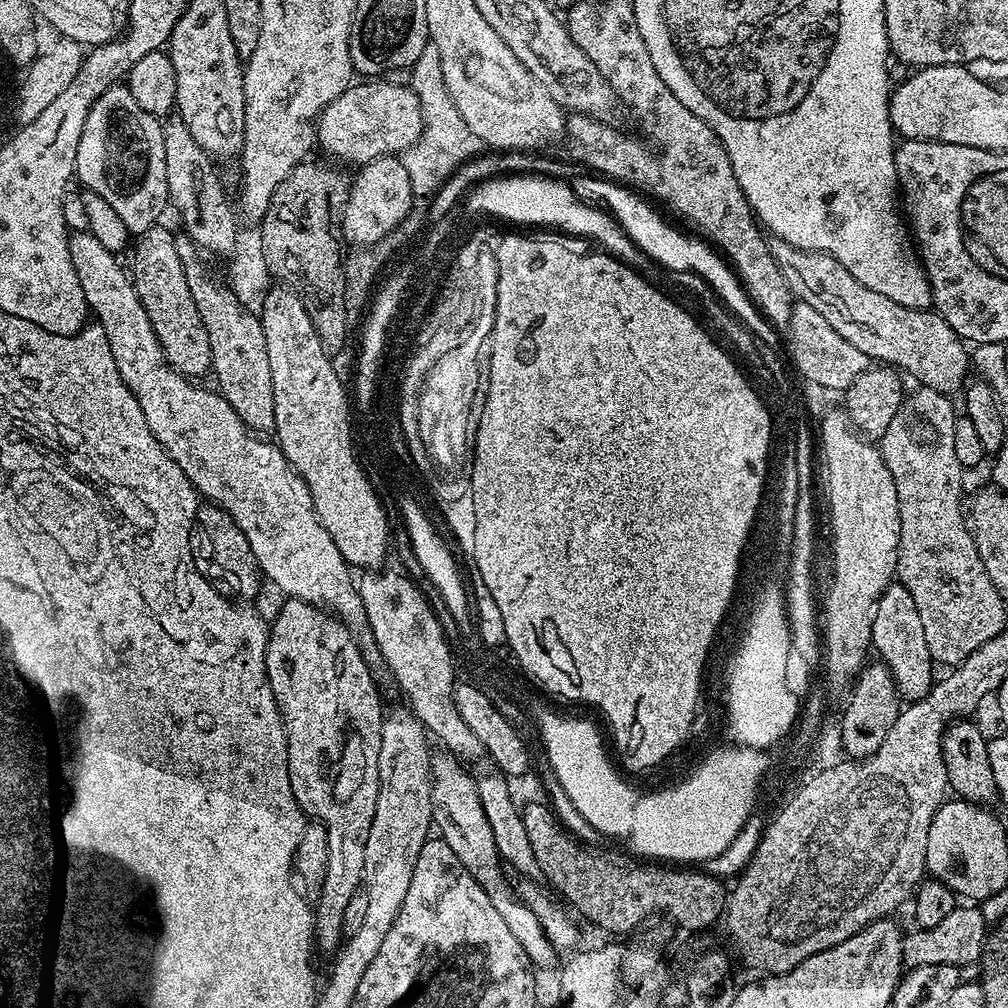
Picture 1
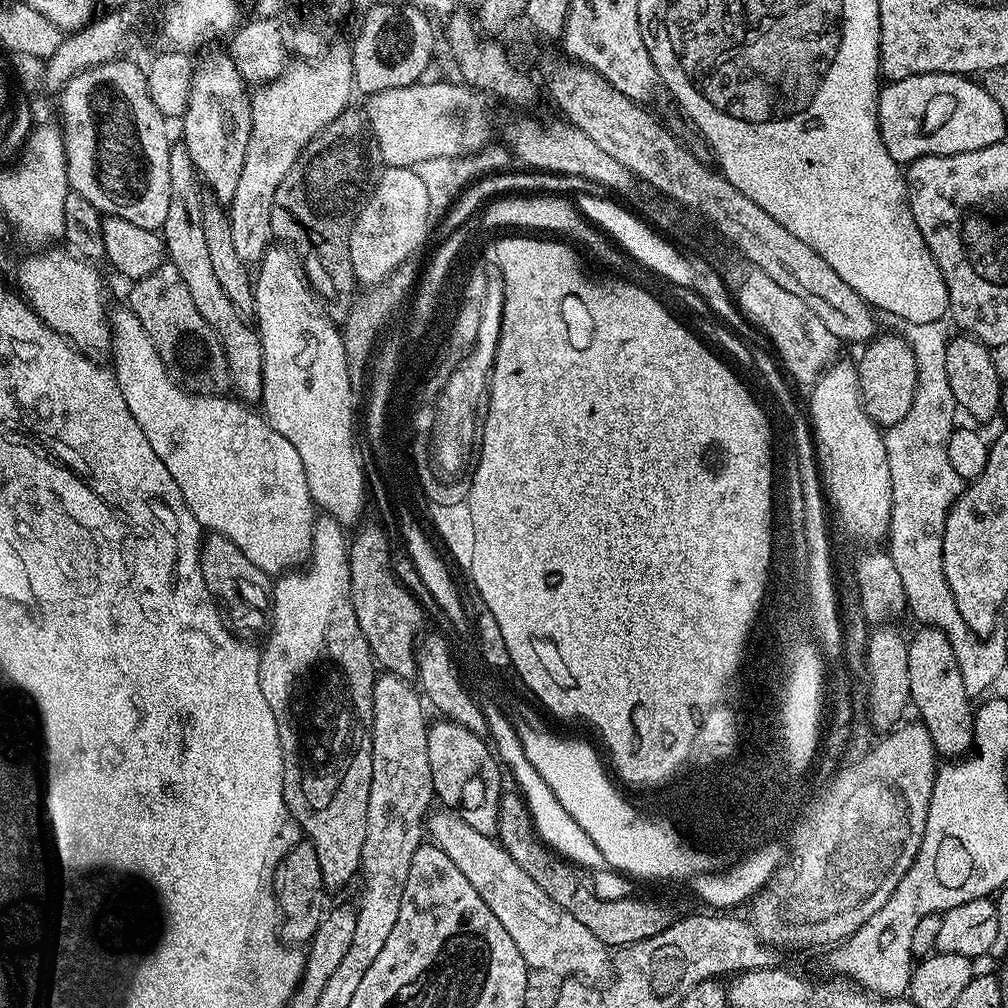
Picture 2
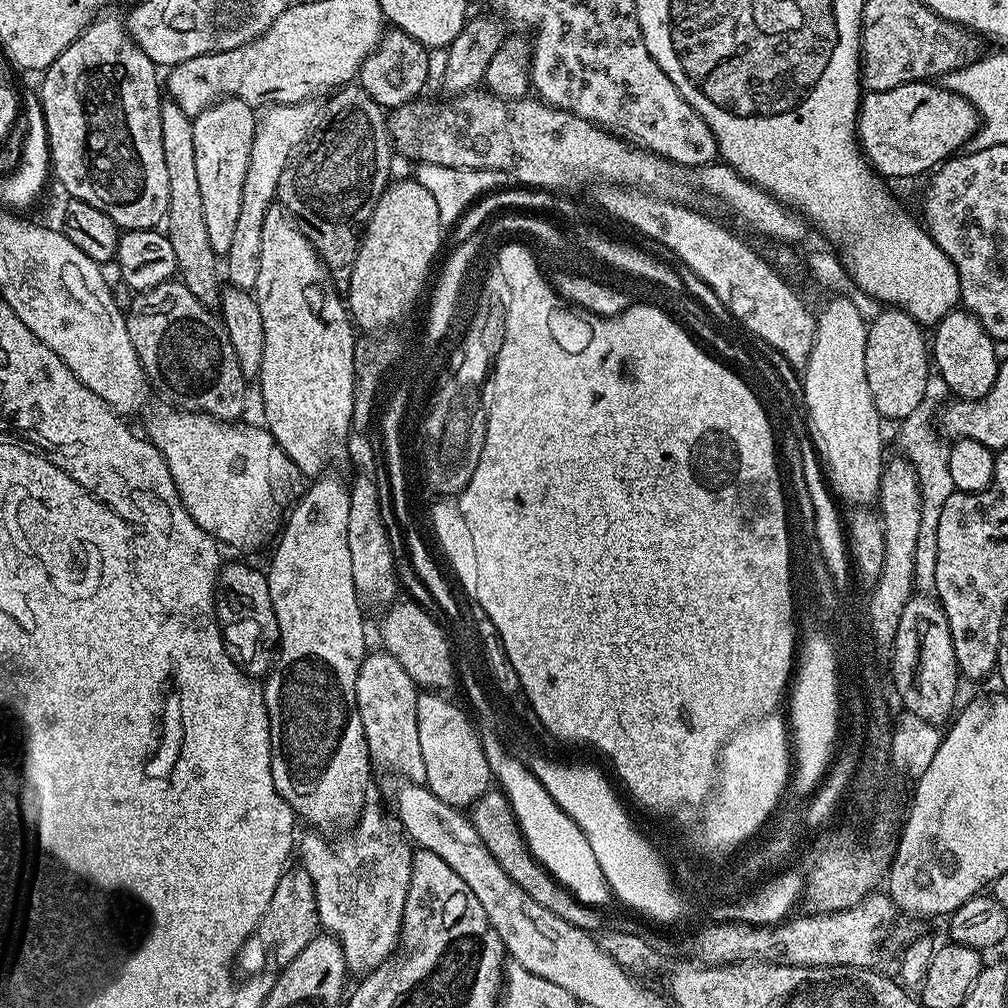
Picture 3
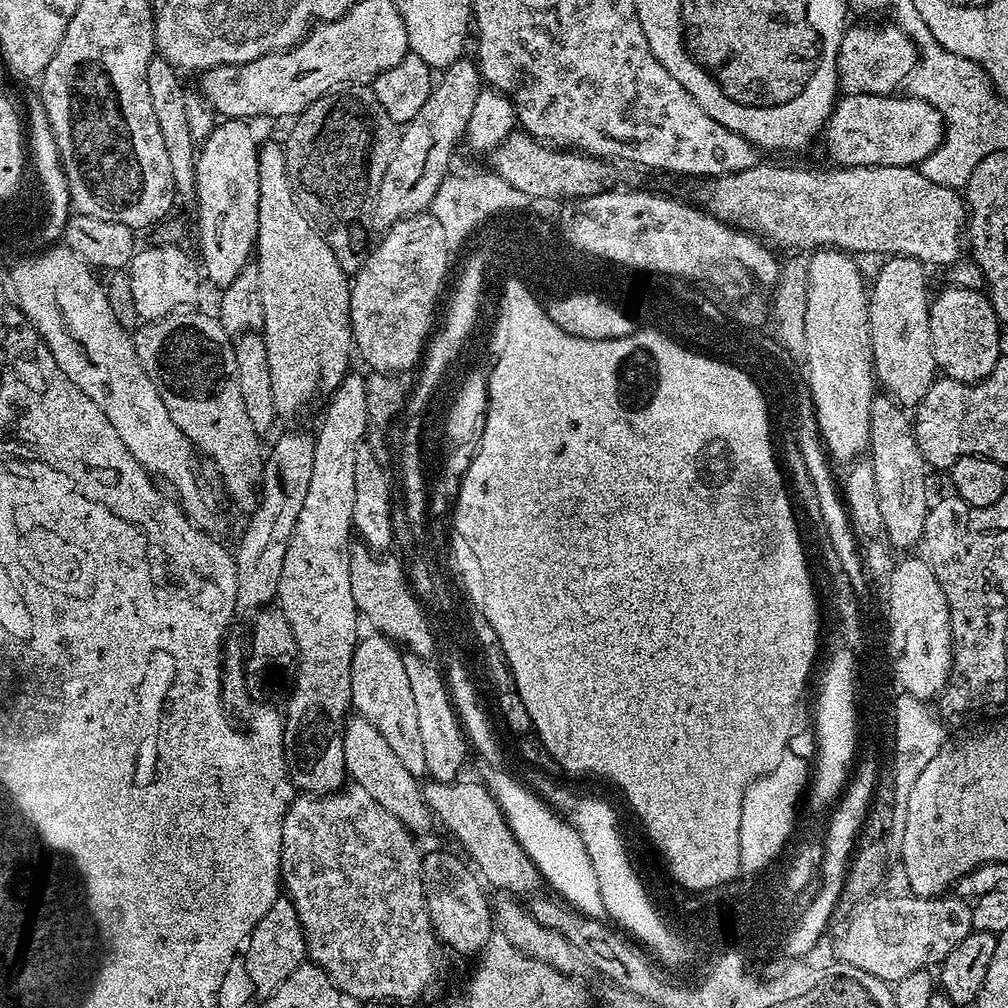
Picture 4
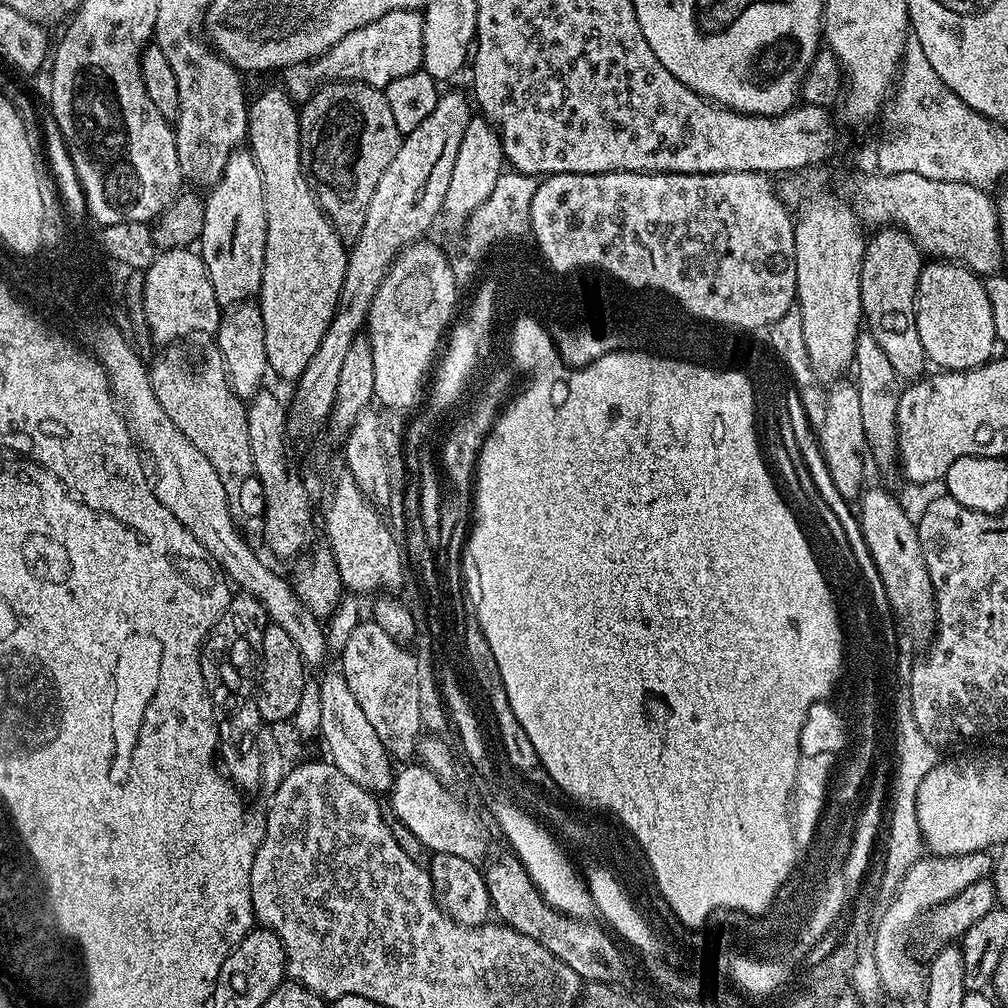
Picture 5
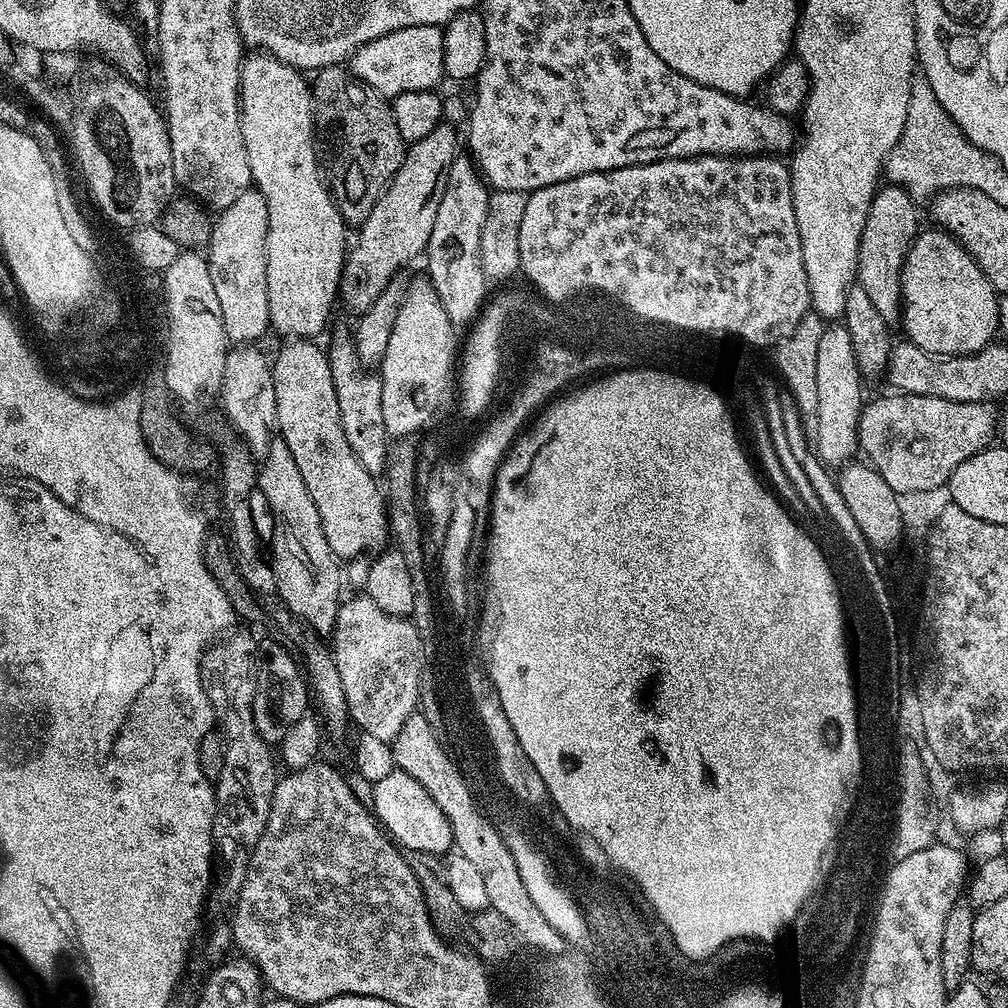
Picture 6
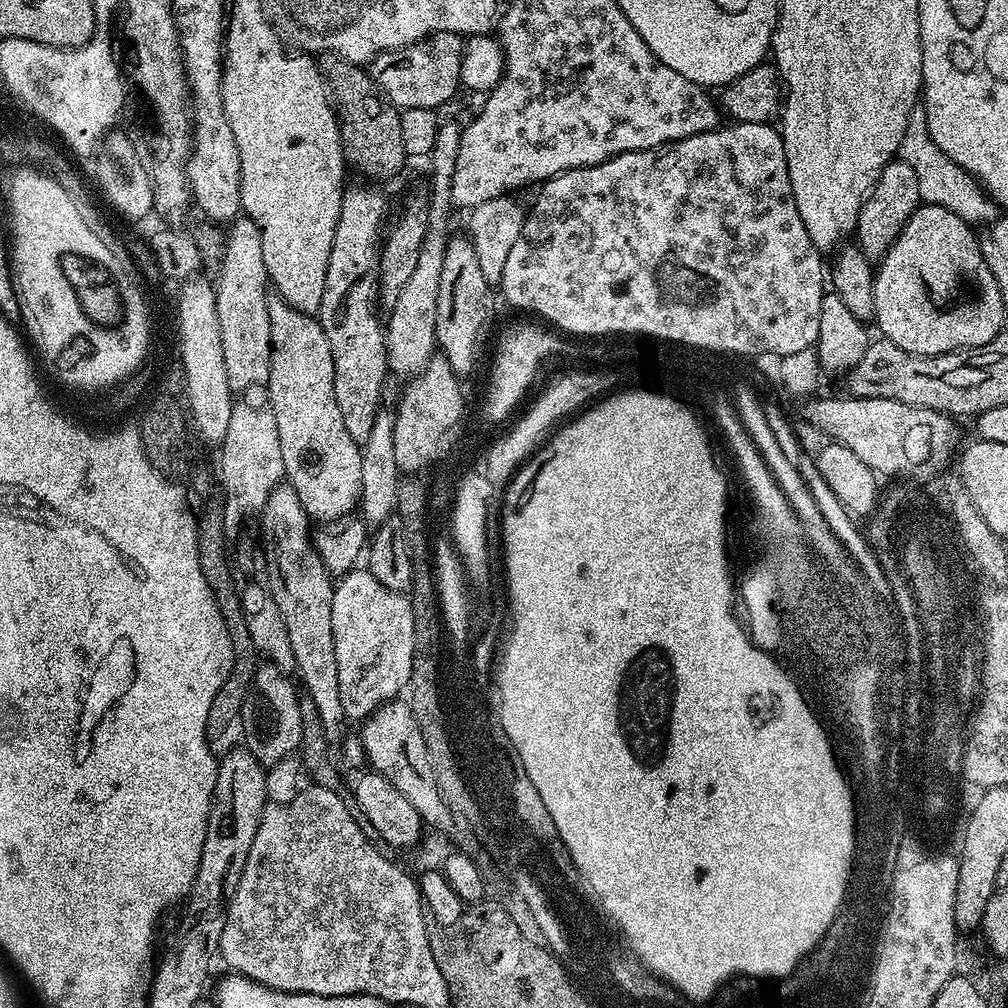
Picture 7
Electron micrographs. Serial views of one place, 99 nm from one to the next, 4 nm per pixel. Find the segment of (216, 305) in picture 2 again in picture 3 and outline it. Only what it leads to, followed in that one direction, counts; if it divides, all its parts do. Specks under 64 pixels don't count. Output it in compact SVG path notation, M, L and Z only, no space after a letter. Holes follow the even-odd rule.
M161 99L162 154L166 157L166 170L170 178L170 202L166 217L166 235L174 248L179 279L206 306L218 296L216 263L218 257L210 246L210 233L206 231L206 214L202 210L202 193L198 187L198 169L194 163L194 126L192 117L178 107L178 102Z

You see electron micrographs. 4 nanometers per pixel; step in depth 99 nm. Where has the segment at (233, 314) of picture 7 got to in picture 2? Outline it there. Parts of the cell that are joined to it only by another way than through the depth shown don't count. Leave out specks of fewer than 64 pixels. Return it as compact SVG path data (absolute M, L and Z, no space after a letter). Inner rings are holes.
M227 51L208 52L195 61L190 98L182 123L182 142L186 150L190 150L190 158L194 158L197 177L206 185L207 191L209 188L221 200L217 200L221 205L231 204L252 133L252 97L248 81L242 78Z

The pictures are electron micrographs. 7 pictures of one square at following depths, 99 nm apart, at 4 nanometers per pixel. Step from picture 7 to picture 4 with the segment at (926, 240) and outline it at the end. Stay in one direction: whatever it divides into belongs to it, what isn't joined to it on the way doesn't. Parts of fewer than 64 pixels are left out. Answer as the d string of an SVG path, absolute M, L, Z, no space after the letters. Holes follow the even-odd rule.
M944 286L940 293L933 295L928 309L930 322L930 346L934 350L934 362L937 369L947 379L957 380L963 384L976 384L992 373L1001 358L1000 334L1001 321L996 319L992 304L983 291L975 292L969 286Z

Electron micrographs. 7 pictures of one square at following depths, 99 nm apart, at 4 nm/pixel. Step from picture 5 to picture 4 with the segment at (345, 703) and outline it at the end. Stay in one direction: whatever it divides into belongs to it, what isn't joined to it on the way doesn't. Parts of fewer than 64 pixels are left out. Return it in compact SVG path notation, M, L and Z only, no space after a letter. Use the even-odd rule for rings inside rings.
M359 714L353 715L344 725L344 769L350 777L351 783L357 788L366 790L382 810L390 810L398 822L405 824L409 832L419 834L428 832L434 828L434 817L424 801L424 794L421 785L416 785L417 777L402 762L398 762L394 750L390 750L390 745L382 734L368 721L367 718Z

